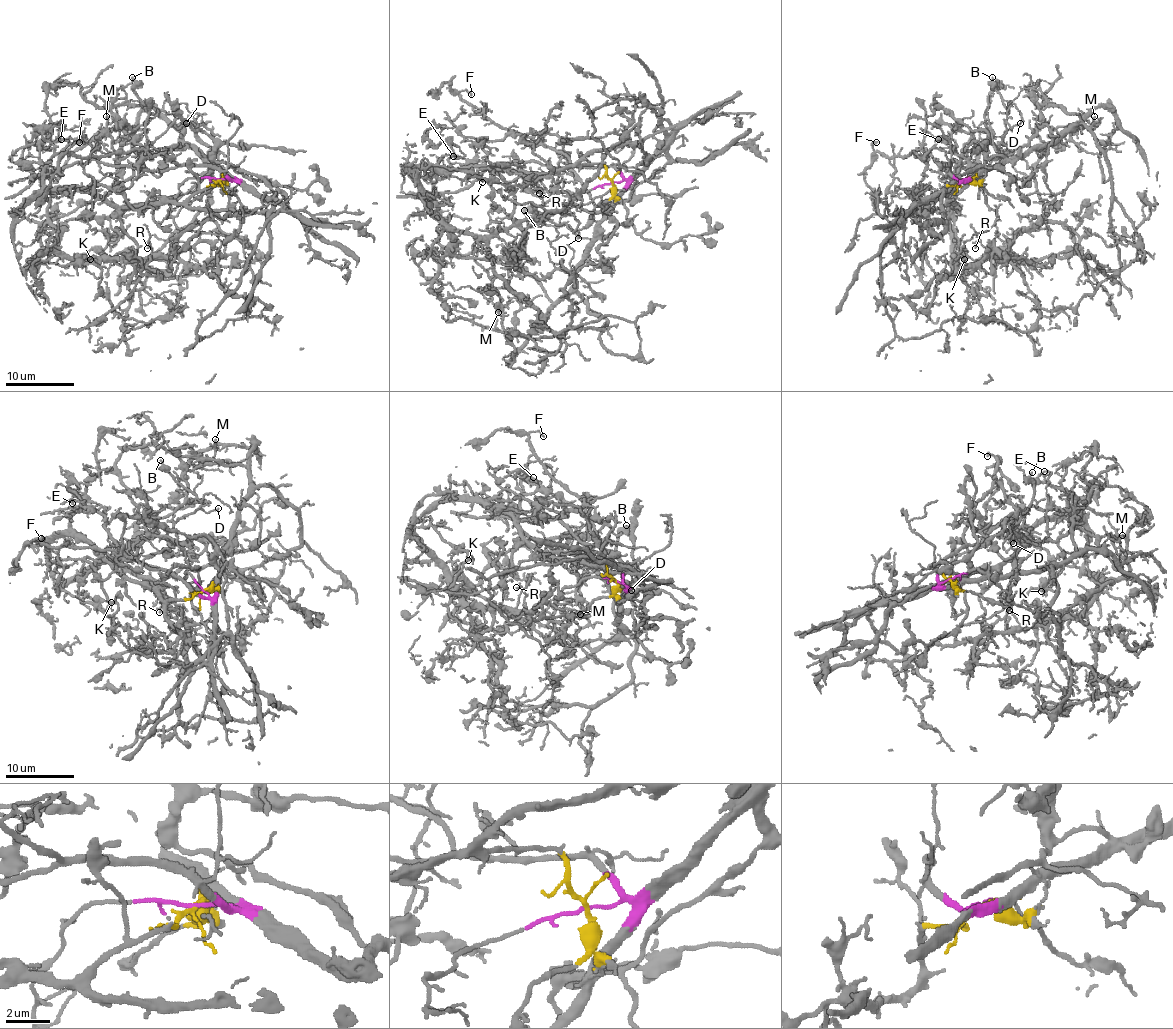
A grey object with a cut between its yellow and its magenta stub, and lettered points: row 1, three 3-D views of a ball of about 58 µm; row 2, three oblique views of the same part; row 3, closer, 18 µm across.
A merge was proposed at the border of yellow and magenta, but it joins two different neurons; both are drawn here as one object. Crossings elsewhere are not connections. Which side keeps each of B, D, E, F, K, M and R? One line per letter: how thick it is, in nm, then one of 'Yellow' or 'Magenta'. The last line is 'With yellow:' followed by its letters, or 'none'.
B: Thickness 170 nm. Magenta
D: Thickness 110 nm. Magenta
E: Thickness 160 nm. Yellow
F: Thickness 120 nm. Magenta
K: Thickness 110 nm. Yellow
M: Thickness 110 nm. Yellow
R: Thickness 120 nm. Yellow
With yellow: E, K, M, R

